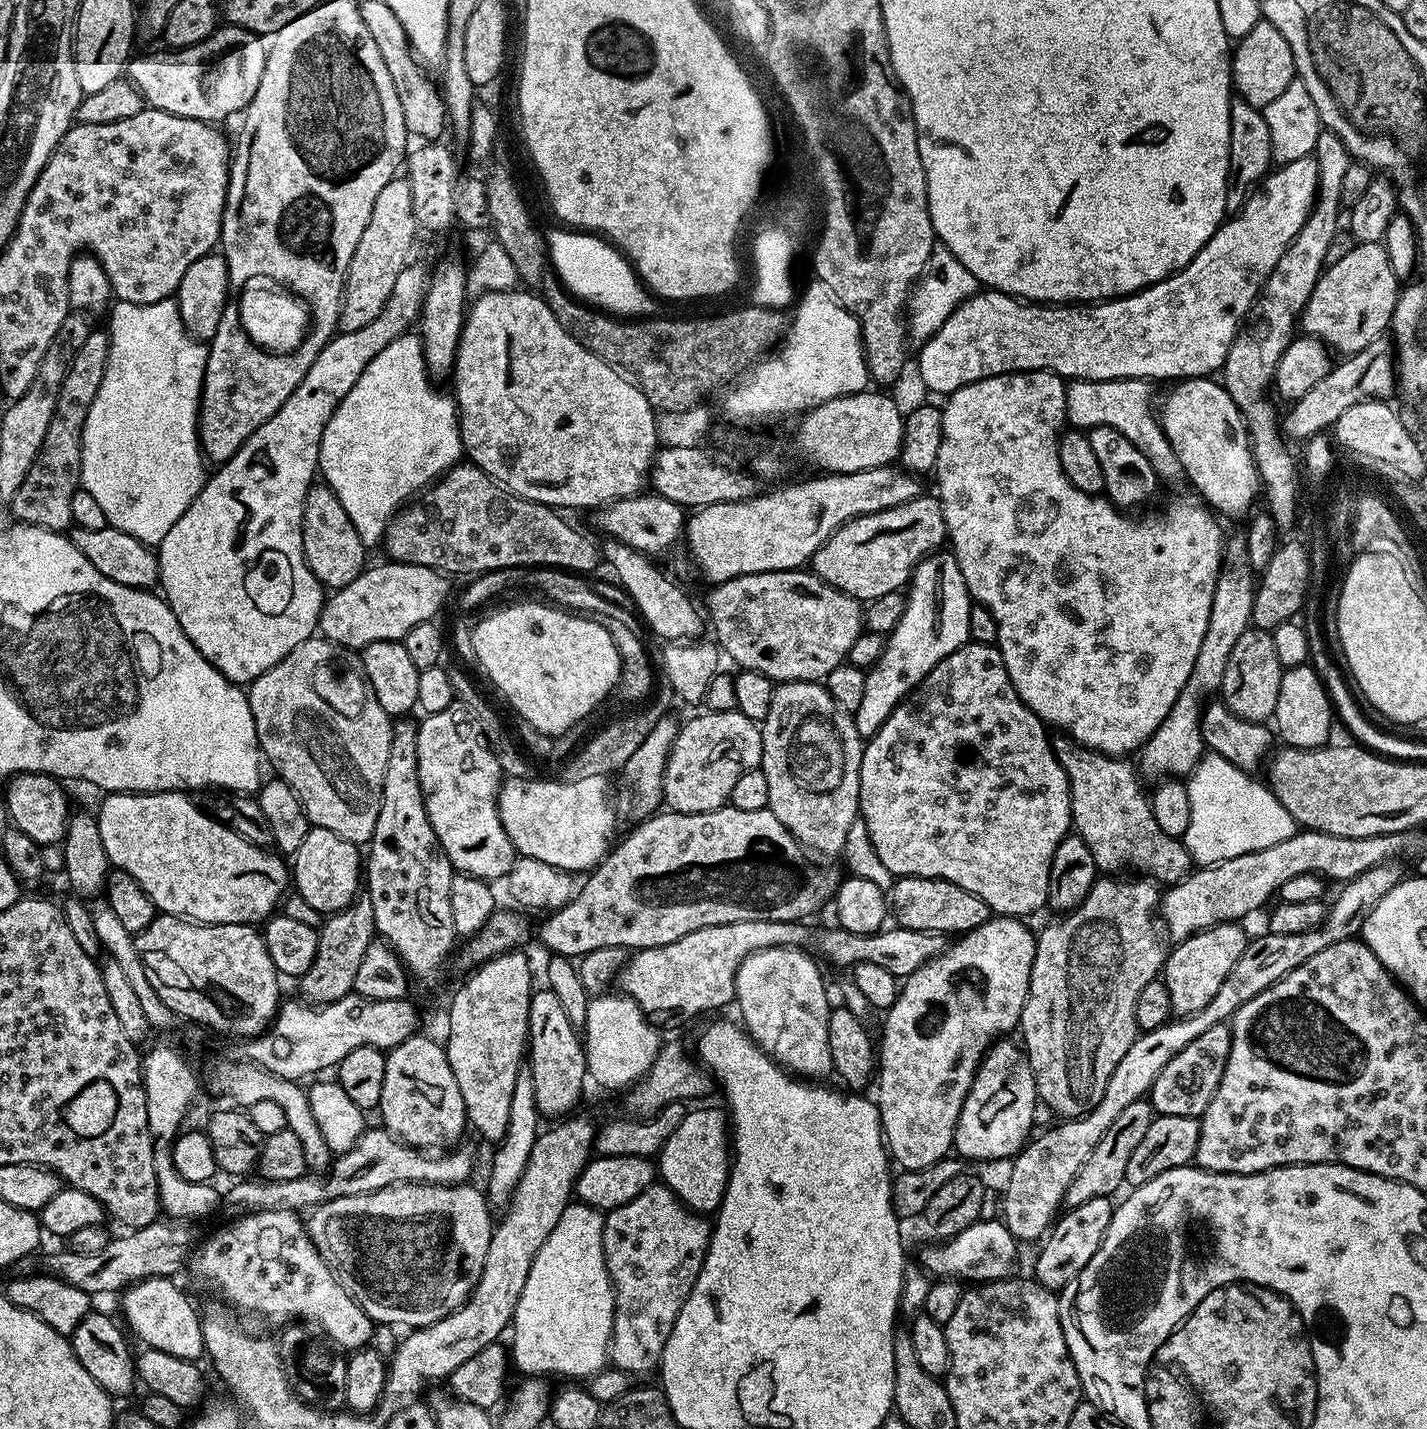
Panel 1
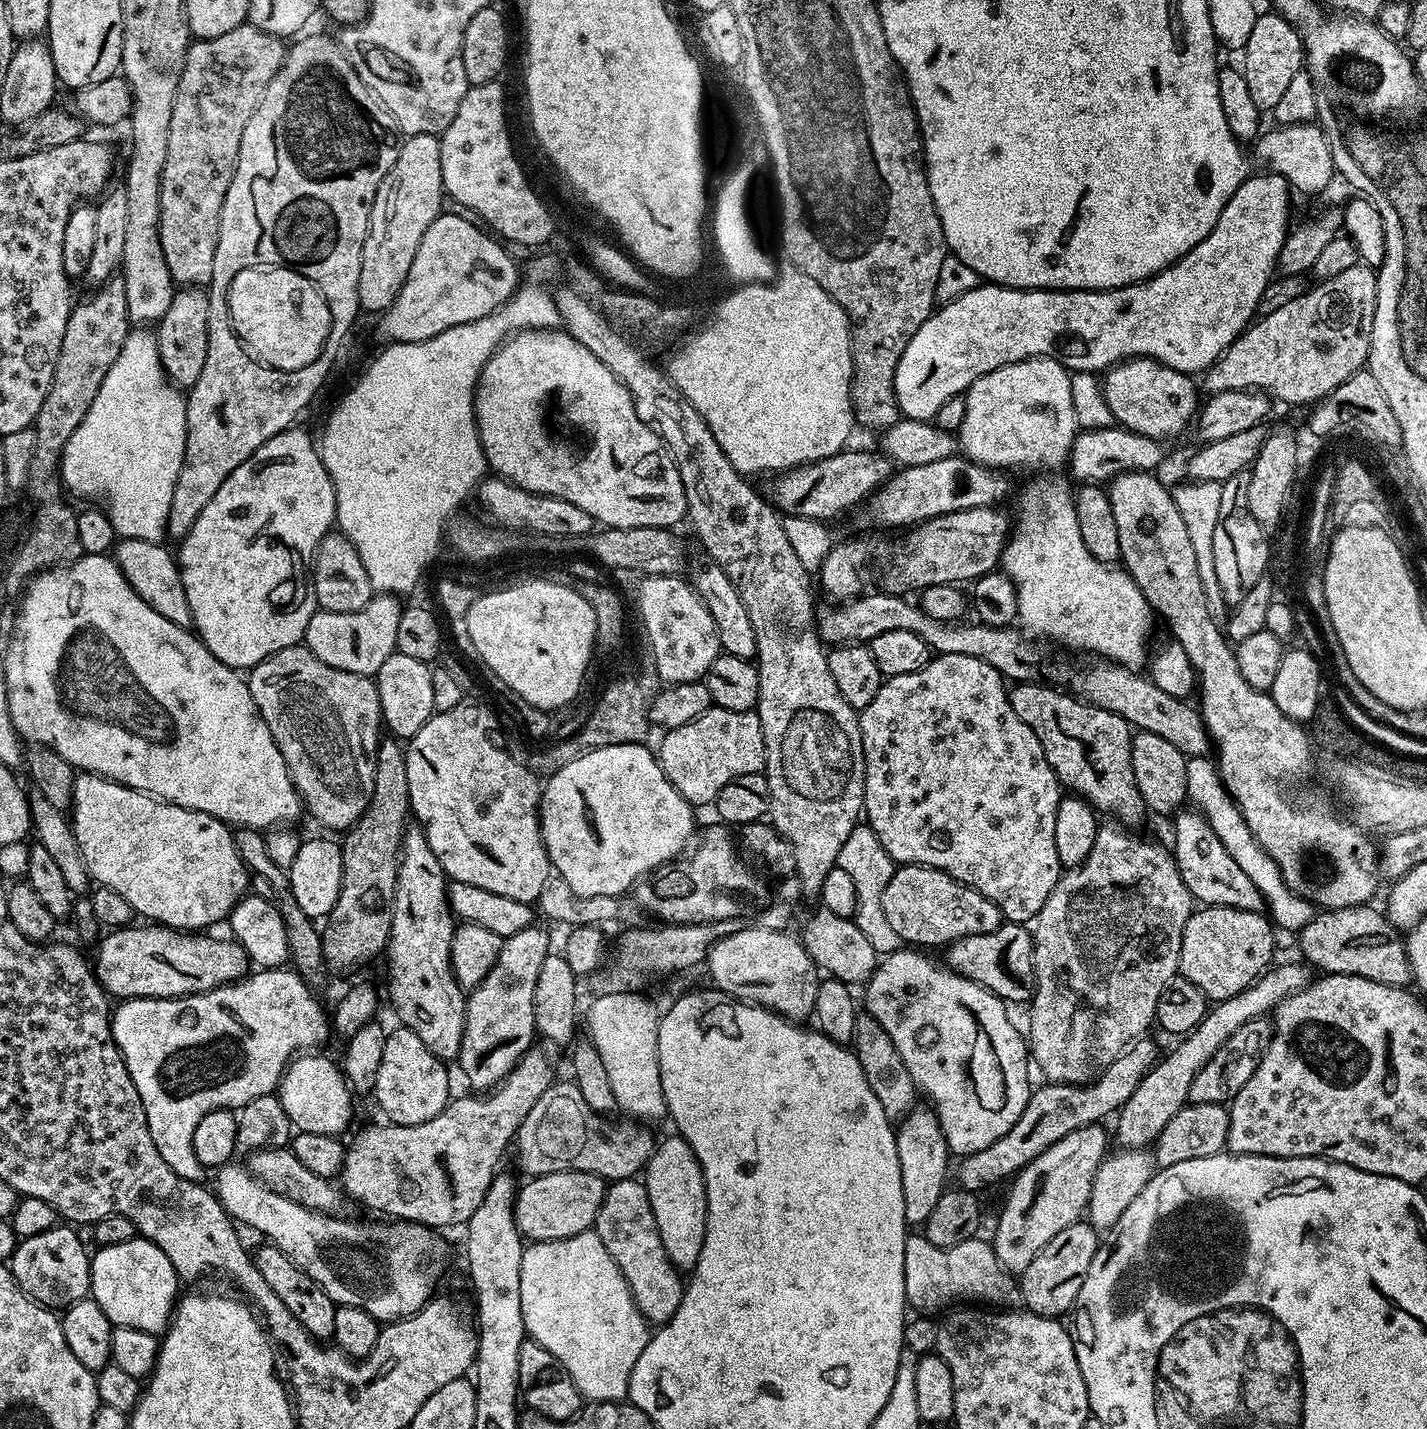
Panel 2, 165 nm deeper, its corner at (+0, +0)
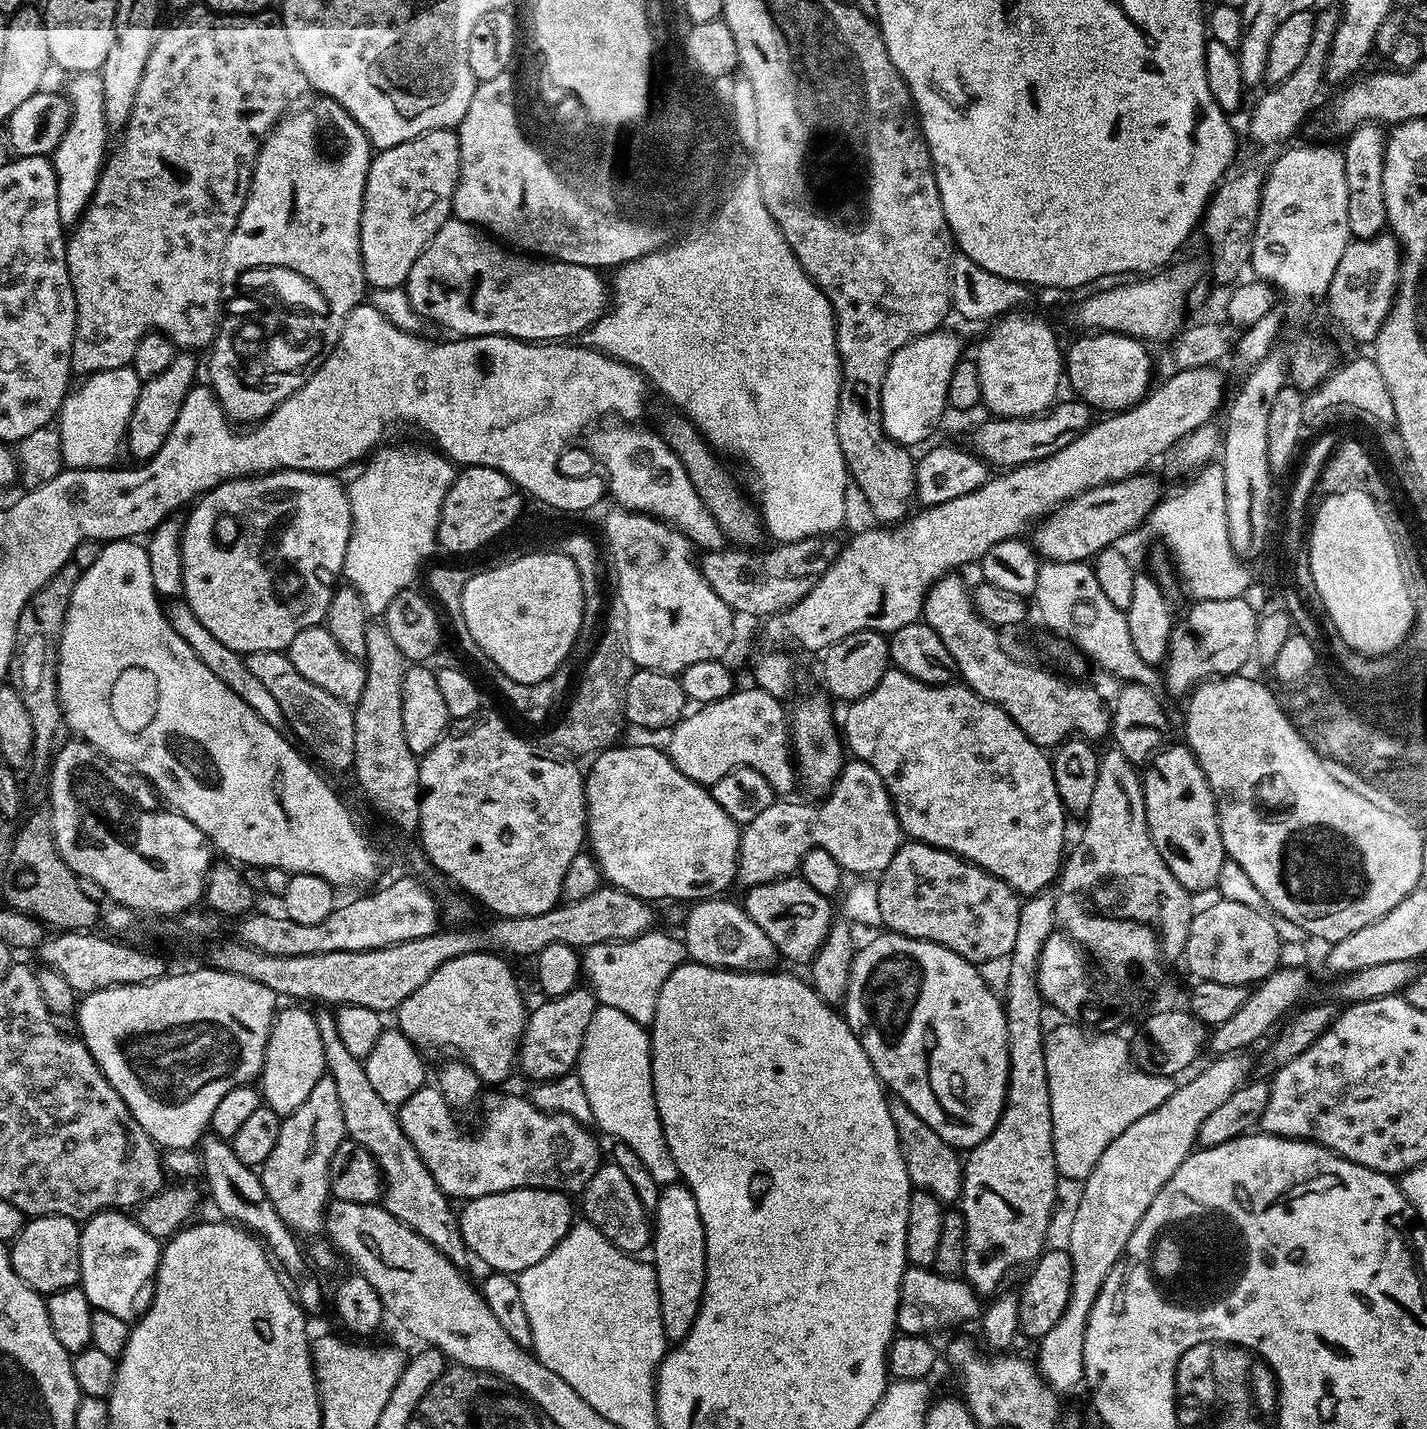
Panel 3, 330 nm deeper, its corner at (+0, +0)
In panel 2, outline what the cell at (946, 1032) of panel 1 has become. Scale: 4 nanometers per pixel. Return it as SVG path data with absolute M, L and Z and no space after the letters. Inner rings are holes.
M917 1106L899 1121L895 1129L898 1162L902 1166L902 1194L904 1219L909 1225L922 1226L930 1218L940 1195L946 1191L944 1171L948 1168L948 1143L936 1113L928 1106Z

